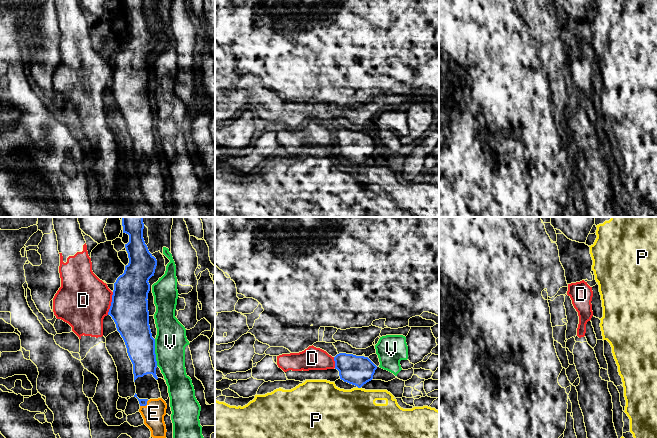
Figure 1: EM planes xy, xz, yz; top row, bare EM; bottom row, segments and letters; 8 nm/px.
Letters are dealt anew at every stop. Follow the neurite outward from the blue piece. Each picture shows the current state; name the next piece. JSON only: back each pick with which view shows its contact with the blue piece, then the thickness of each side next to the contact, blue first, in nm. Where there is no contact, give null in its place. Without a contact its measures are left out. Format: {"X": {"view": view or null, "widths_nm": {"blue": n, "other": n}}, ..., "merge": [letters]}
{"E": {"view": "xy", "widths_nm": {"blue": 60, "other": 180}}, "merge": ["E"]}

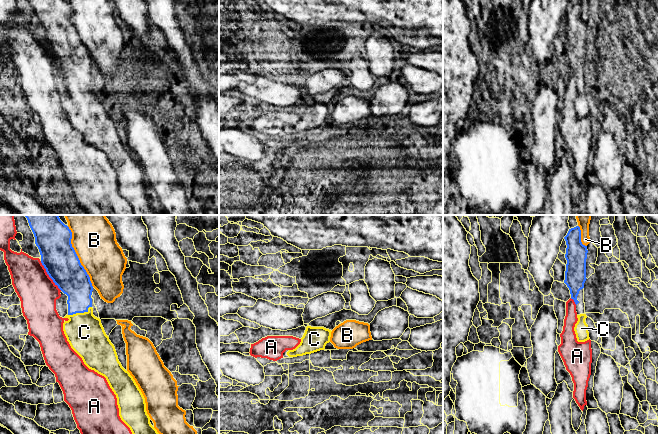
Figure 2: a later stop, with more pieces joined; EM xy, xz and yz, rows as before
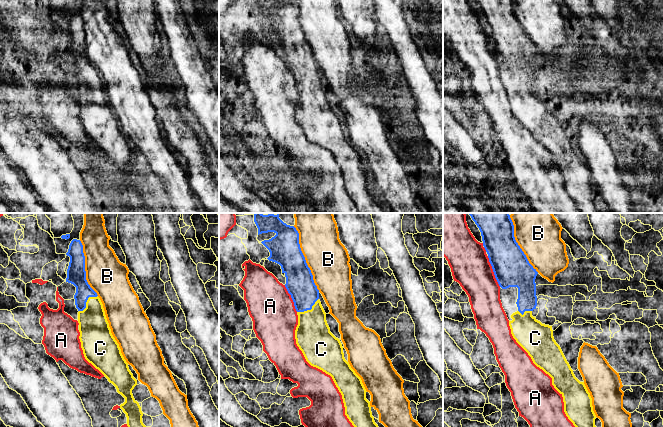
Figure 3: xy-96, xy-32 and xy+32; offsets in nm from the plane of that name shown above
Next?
{"C": {"view": "xy", "widths_nm": {"blue": 240, "other": 300}}, "merge": ["C"]}

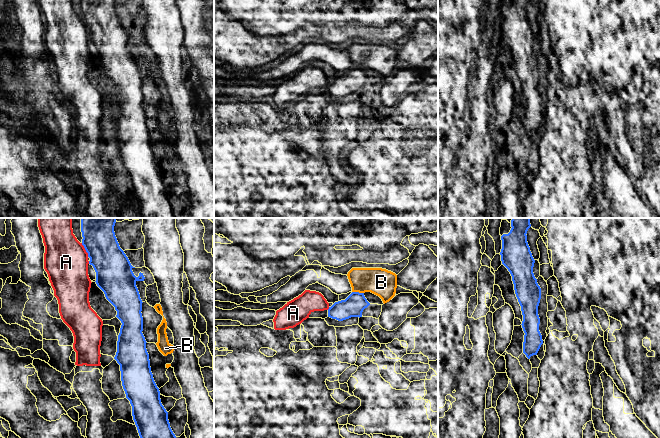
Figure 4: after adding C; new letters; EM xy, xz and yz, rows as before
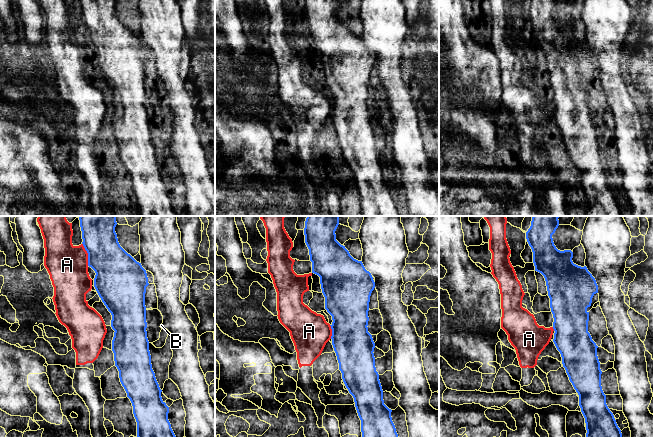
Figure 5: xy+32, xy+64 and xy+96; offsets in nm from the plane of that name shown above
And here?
{"merge": []}

